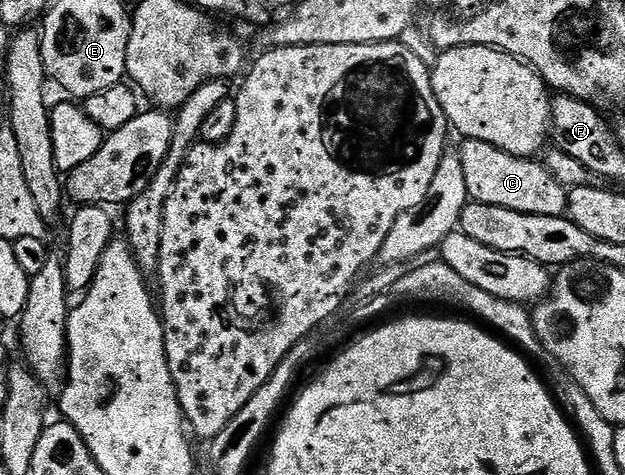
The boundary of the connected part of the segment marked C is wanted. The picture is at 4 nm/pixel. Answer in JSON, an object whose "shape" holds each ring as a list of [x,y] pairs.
{"shape":[[[465,140],[464,146],[458,149],[460,158],[462,159],[462,171],[466,175],[466,191],[469,198],[473,201],[481,201],[482,203],[490,203],[494,207],[510,207],[510,211],[522,211],[530,215],[550,215],[551,217],[563,217],[568,212],[568,190],[564,188],[562,183],[558,183],[558,179],[554,179],[554,175],[550,175],[550,171],[539,160],[529,159],[527,157],[515,157],[506,151],[502,151],[498,147],[494,147],[485,141]]]}

